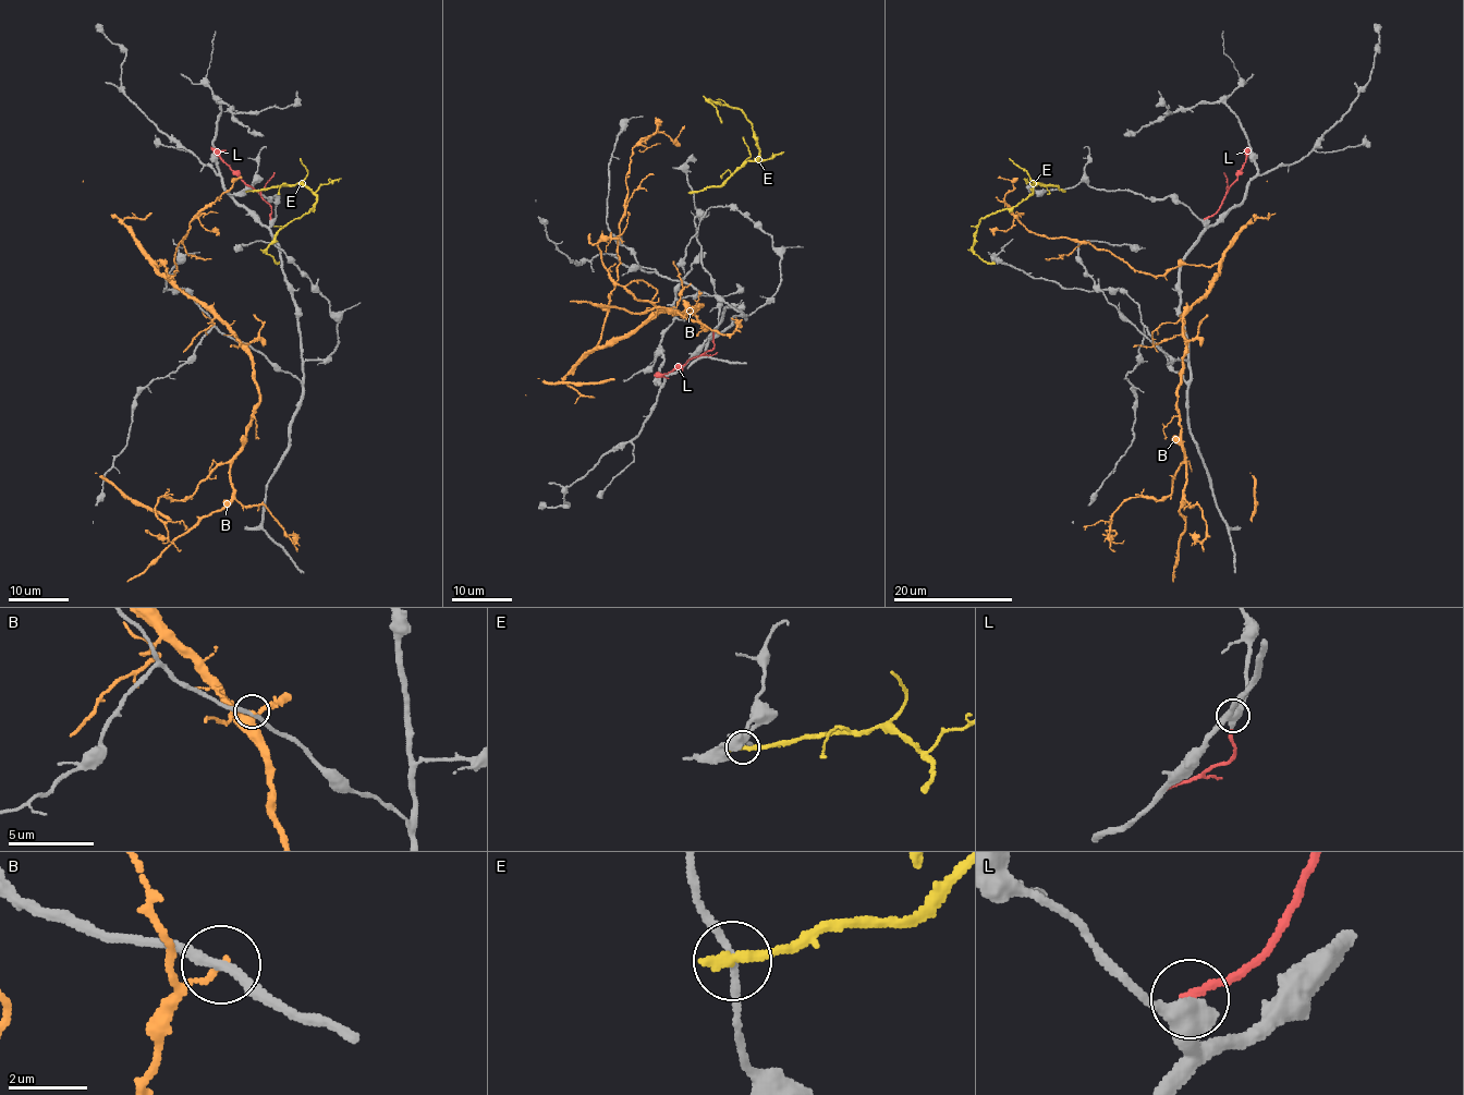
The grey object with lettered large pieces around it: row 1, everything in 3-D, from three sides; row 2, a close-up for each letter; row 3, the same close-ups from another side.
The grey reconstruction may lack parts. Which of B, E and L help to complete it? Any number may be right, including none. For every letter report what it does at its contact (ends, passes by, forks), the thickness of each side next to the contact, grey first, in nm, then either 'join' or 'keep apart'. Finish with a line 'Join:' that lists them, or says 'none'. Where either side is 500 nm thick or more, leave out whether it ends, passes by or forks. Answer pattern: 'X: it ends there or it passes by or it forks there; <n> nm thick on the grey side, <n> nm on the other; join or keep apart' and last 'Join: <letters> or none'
B: it ends there; 240 nm thick on the grey side, 130 nm on the other; join
E: it ends there; 180 nm thick on the grey side, 320 nm on the other; keep apart
L: it ends there; 480 nm thick on the grey side, 200 nm on the other; keep apart
Join: B

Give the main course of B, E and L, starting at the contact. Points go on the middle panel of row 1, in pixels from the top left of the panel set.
B: (690, 283), (674, 309), (658, 311), (598, 345), (617, 279), (632, 150), (654, 133), (673, 142), (684, 125)
E: (693, 193), (721, 186), (758, 155), (753, 123), (739, 109), (709, 101), (721, 122)
L: (714, 333), (710, 350), (692, 357), (668, 374), (654, 375)

